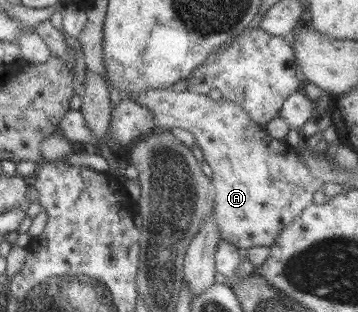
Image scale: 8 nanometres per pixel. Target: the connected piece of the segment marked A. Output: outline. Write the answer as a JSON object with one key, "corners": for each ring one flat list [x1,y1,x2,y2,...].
{"corners":[[171,88,137,92,130,96,130,99,149,110,156,130,166,133,170,128,181,128,191,134,203,154,203,160,213,172,211,187,220,238,237,246,241,251,251,246,270,246,280,231,312,203,312,194,323,185,323,182,314,178,303,165,299,149,288,145,285,140,270,137,261,127,256,126,254,120,250,120,245,110,235,102,222,98,212,100,207,94,186,89,183,92,174,92]]}

